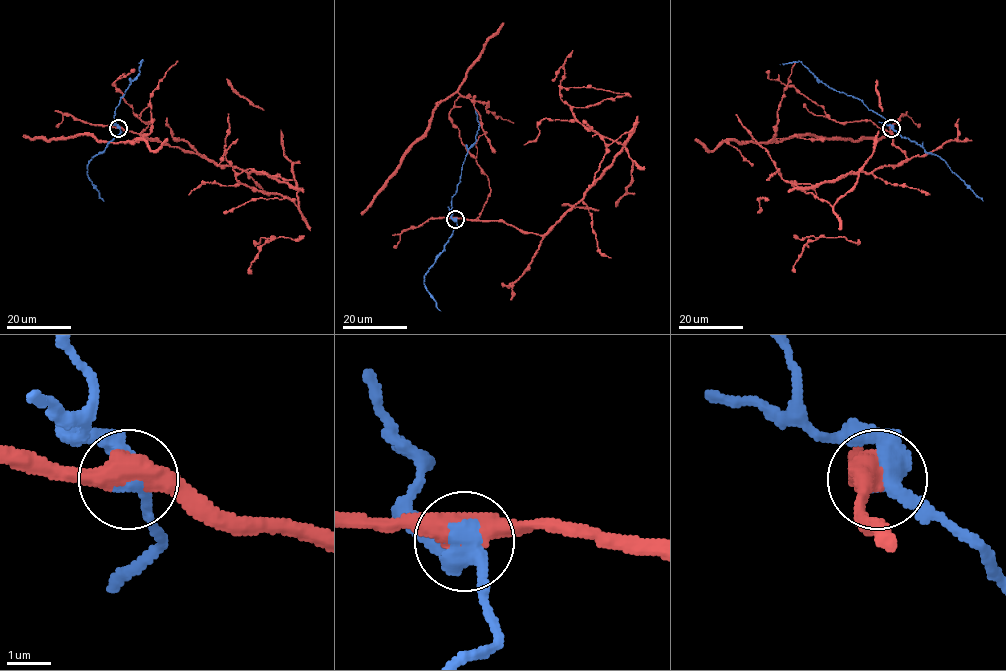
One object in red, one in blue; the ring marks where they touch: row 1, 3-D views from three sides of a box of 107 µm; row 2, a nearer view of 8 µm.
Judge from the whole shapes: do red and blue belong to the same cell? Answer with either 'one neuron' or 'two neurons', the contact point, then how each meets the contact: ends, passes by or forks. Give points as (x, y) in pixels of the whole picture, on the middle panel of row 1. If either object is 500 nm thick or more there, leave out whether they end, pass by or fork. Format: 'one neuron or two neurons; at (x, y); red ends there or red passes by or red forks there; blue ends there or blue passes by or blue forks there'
two neurons; at (455, 219)

